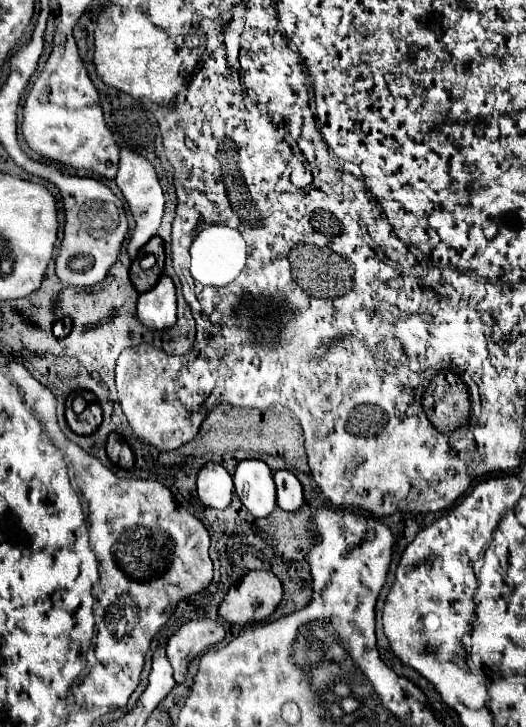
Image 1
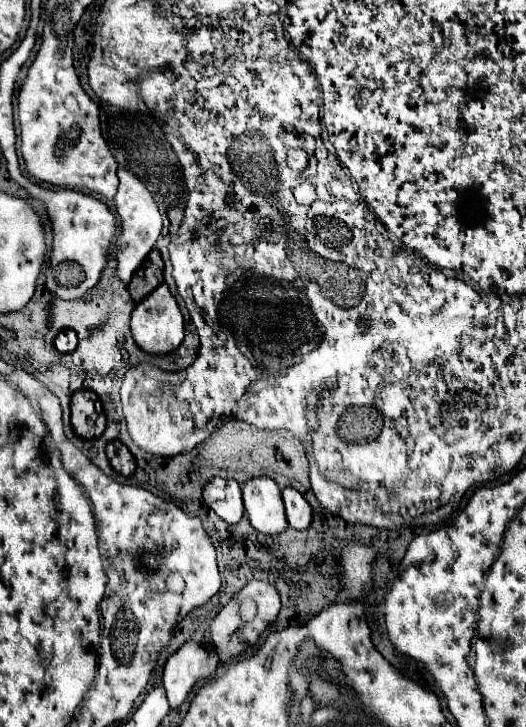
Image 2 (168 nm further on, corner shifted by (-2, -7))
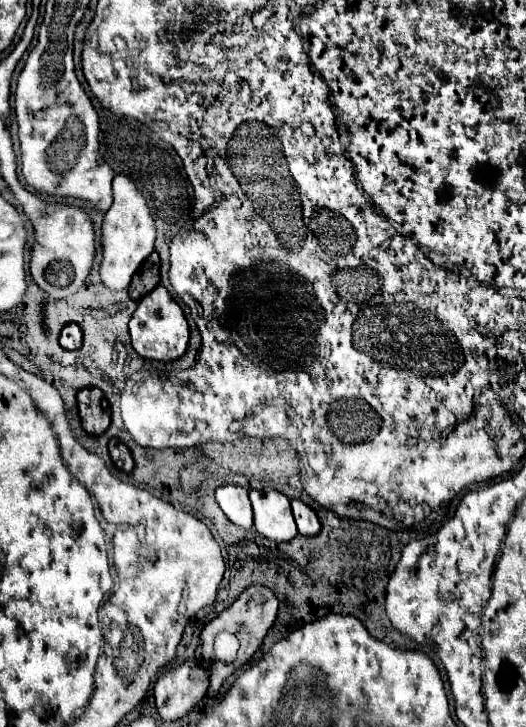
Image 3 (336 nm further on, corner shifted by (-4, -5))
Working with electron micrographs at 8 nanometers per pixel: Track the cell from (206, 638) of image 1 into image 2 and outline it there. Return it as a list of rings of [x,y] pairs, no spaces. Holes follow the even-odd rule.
[[[194,640],[186,642],[178,652],[174,652],[164,666],[162,686],[166,690],[166,698],[172,710],[176,710],[194,684],[202,678],[210,678],[216,672],[218,656],[214,650],[196,644]]]

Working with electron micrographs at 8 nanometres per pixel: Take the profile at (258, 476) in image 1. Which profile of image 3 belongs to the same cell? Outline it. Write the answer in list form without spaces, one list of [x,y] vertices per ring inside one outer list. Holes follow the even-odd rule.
[[[250,490],[250,502],[254,510],[254,528],[274,540],[290,542],[298,530],[290,510],[290,500],[278,490]]]

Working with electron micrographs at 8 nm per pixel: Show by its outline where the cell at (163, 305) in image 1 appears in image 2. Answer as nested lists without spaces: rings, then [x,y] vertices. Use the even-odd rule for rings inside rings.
[[[160,284],[152,294],[148,294],[148,298],[144,298],[144,302],[136,304],[130,320],[130,330],[140,350],[148,354],[168,354],[180,346],[184,340],[184,318],[176,298],[170,294],[166,284]]]

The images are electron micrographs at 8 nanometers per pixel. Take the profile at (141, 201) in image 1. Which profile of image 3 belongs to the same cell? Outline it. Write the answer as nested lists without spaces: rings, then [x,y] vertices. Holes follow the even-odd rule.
[[[118,174],[112,182],[112,190],[114,190],[114,202],[106,212],[102,226],[104,258],[100,264],[100,278],[110,290],[126,290],[132,280],[132,274],[154,250],[156,222],[150,216],[146,198],[140,194],[140,190],[134,186],[134,182],[128,176]]]

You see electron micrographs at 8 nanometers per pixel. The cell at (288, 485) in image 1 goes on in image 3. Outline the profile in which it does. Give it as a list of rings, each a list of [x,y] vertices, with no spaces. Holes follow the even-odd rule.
[[[292,500],[292,512],[302,536],[316,536],[320,532],[320,520],[308,504],[304,504],[302,500]]]

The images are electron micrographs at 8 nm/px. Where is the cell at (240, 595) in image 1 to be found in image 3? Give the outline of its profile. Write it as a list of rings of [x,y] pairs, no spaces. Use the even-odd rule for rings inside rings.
[[[252,584],[252,586],[248,586],[248,588],[234,600],[234,604],[230,604],[224,612],[220,612],[214,620],[210,620],[210,622],[204,626],[204,630],[202,630],[202,634],[200,634],[200,646],[198,646],[198,650],[196,650],[196,658],[198,658],[198,662],[200,662],[204,668],[210,668],[210,672],[212,672],[208,696],[216,696],[218,690],[220,690],[220,686],[224,684],[224,680],[226,680],[234,670],[238,670],[242,664],[246,664],[246,662],[250,660],[250,656],[258,650],[258,646],[262,644],[266,632],[268,632],[270,626],[274,624],[276,612],[278,612],[278,598],[276,598],[276,594],[274,594],[270,588],[266,588],[266,586]],[[222,630],[234,632],[234,634],[238,636],[238,640],[240,640],[240,652],[238,652],[238,658],[236,658],[232,664],[220,662],[220,660],[214,656],[214,648],[212,648],[212,646],[214,646],[214,638],[216,638],[216,634],[222,632]]]

